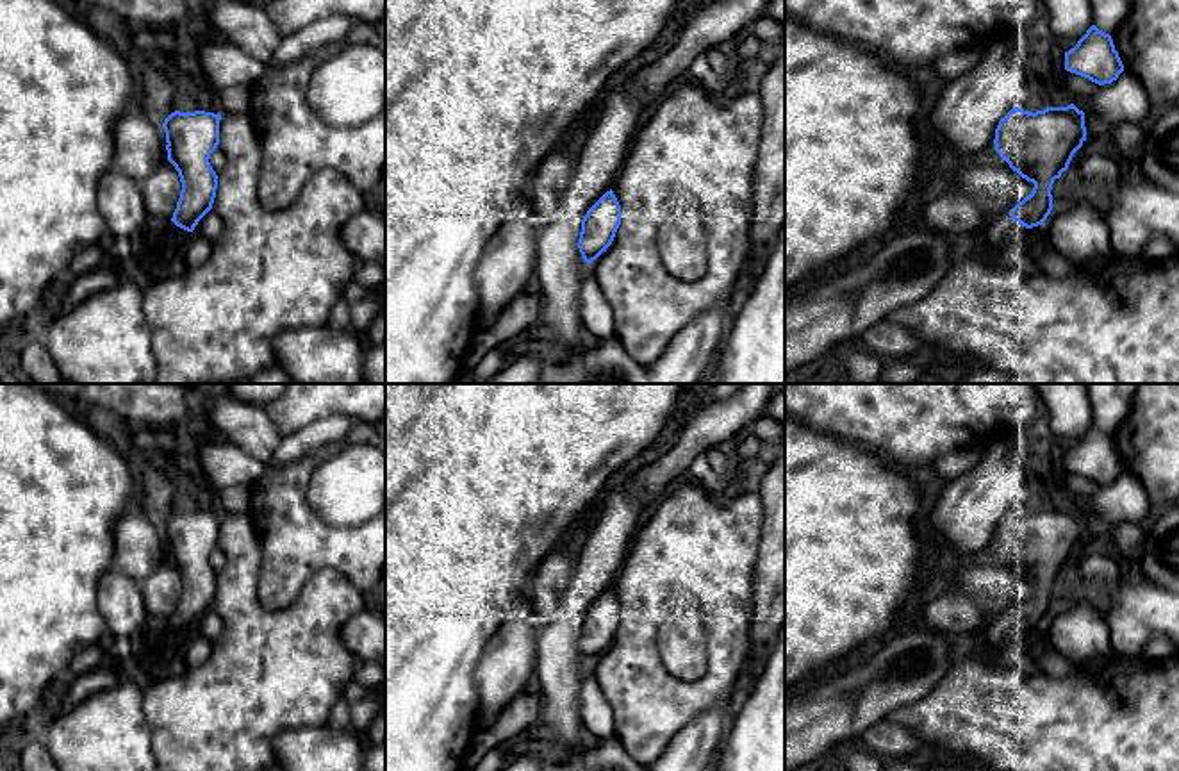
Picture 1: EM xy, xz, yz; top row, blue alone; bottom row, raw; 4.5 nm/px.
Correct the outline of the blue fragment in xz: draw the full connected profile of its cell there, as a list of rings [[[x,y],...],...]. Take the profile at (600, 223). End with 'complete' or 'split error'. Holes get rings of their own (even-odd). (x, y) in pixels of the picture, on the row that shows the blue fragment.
[[[606,191],[583,216],[578,248],[585,262],[596,261],[612,245],[621,225],[621,205]]] | complete

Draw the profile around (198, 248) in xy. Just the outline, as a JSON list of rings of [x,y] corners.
[[[191,232],[184,250],[177,257],[177,268],[187,269],[202,266],[203,262],[207,262],[210,253],[212,253],[212,241],[209,241],[200,234]]]

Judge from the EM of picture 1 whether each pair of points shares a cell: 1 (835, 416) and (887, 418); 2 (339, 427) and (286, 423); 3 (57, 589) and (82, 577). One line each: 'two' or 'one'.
1: one
2: two
3: one

